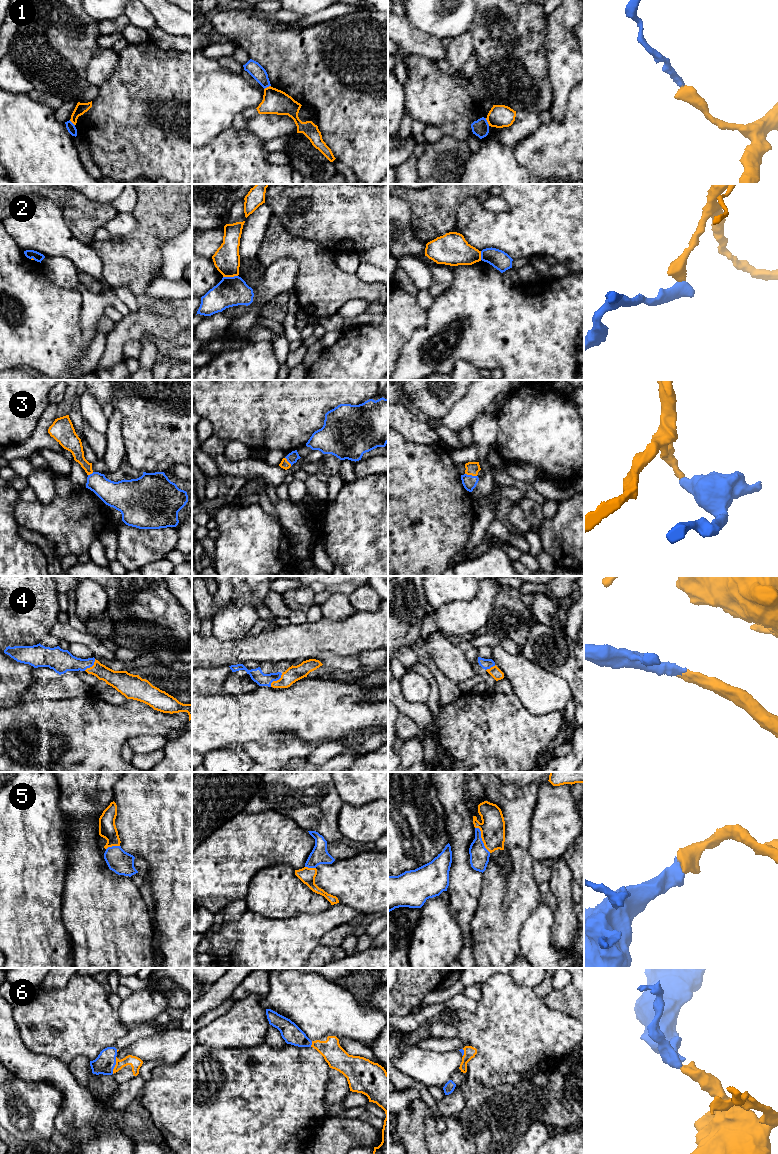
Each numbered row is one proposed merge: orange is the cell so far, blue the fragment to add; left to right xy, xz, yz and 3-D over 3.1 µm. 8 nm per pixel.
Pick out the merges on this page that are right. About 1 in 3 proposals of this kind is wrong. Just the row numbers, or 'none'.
3, 4, 5, 6

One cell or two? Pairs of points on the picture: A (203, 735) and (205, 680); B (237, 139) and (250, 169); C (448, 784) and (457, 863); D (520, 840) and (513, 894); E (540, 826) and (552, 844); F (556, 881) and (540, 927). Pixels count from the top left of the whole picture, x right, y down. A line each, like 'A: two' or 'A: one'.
A: two
B: one
C: one
D: one
E: one
F: two

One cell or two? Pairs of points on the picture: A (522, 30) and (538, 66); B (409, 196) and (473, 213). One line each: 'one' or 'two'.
A: one
B: two

